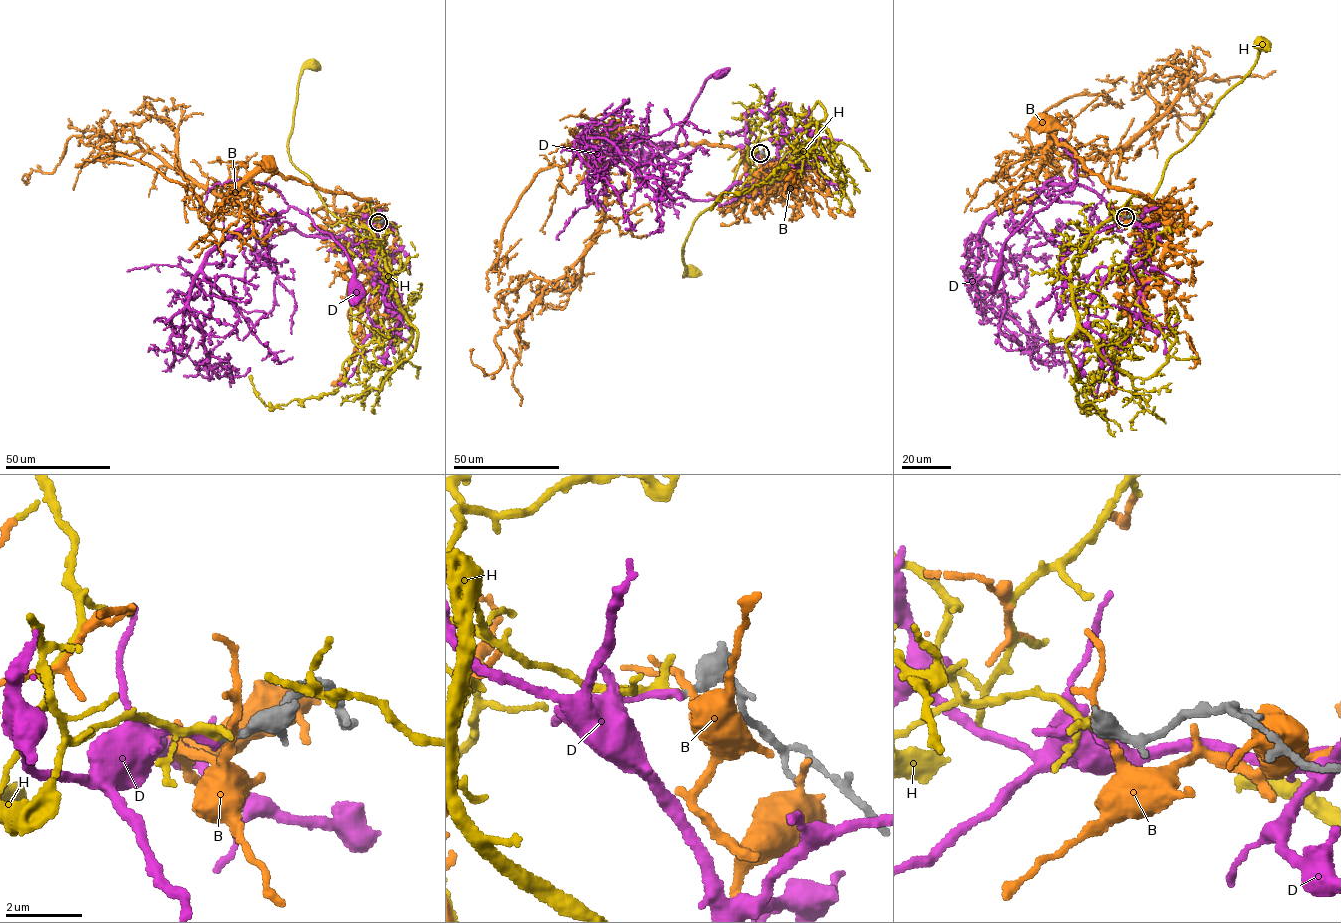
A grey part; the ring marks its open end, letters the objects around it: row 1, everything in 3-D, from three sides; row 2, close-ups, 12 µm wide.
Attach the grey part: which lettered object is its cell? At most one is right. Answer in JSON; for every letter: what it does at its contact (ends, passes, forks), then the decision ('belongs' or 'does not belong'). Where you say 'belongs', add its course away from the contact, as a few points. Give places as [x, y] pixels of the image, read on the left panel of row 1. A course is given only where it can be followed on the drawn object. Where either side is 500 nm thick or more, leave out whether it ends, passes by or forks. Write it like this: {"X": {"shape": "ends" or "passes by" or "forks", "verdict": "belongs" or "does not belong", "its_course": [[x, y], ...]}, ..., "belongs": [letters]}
{"B": {"shape": "passes by", "verdict": "does not belong"}, "D": {"shape": "ends", "verdict": "does not belong"}, "H": {"shape": "passes by", "verdict": "belongs", "its_course": [[378, 222], [340, 221], [313, 182], [293, 165], [287, 145], [297, 90], [301, 72], [312, 65]]}, "belongs": ["H"]}

